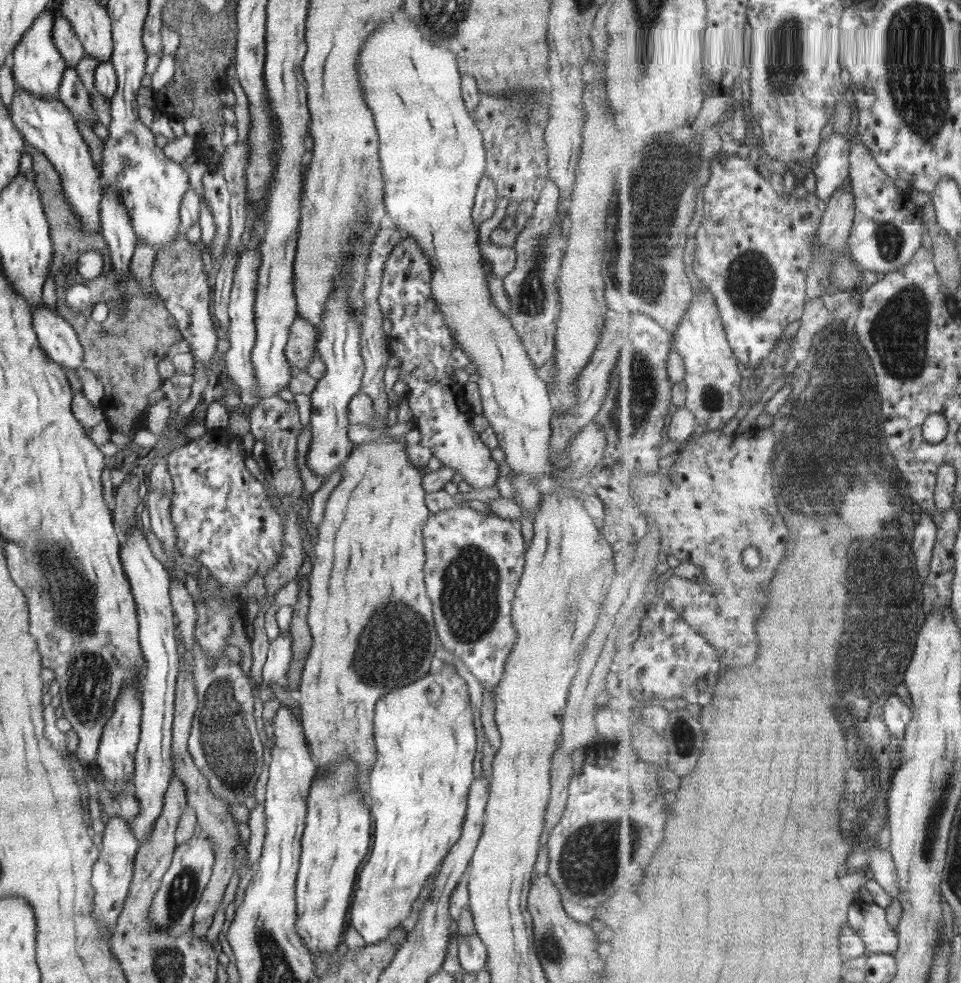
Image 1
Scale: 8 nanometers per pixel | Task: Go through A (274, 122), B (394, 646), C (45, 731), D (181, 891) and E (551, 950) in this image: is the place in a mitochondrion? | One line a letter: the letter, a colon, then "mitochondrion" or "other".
A: other
B: mitochondrion
C: other
D: mitochondrion
E: mitochondrion

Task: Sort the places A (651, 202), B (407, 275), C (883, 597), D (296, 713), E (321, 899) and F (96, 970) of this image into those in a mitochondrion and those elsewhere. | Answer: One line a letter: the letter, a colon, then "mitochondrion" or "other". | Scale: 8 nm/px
A: mitochondrion
B: other
C: mitochondrion
D: other
E: other
F: other

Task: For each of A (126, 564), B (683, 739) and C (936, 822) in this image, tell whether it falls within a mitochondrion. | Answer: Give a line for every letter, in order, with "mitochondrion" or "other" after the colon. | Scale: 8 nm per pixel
A: other
B: mitochondrion
C: mitochondrion

